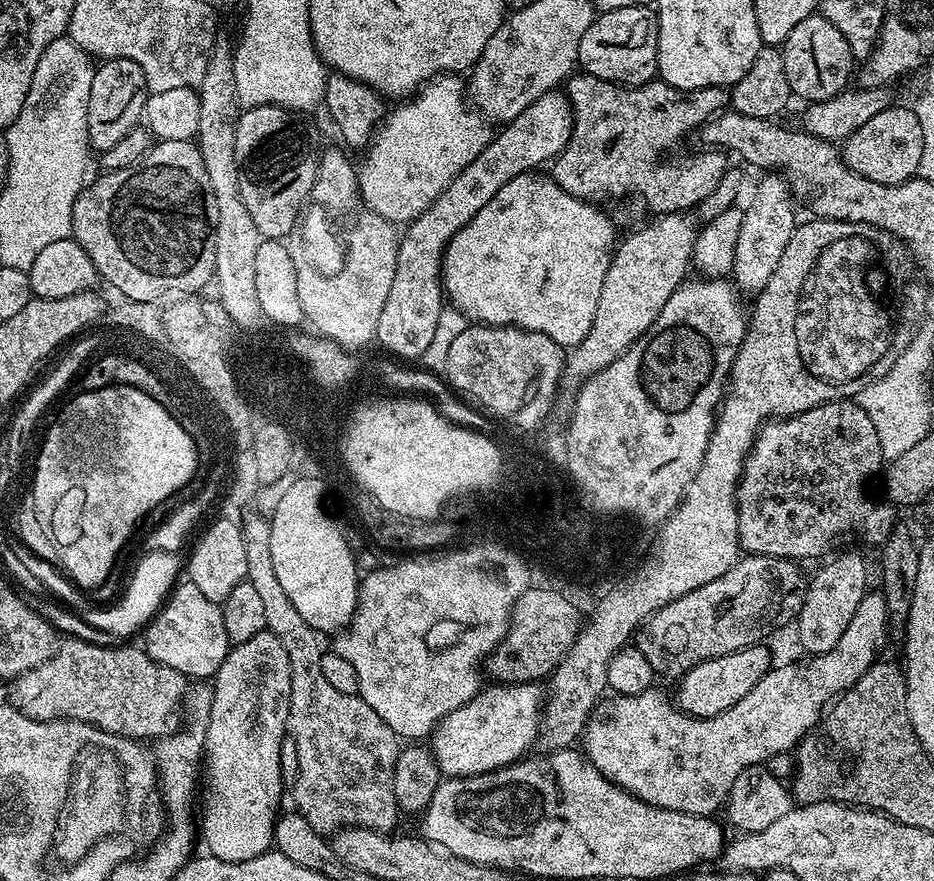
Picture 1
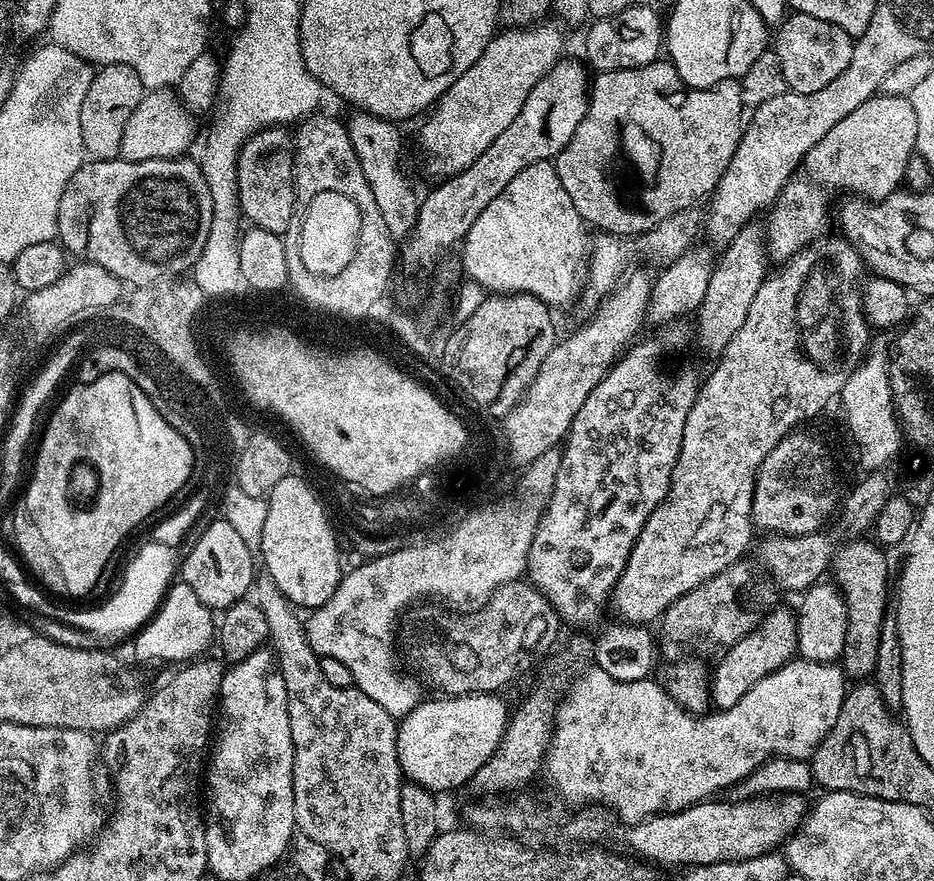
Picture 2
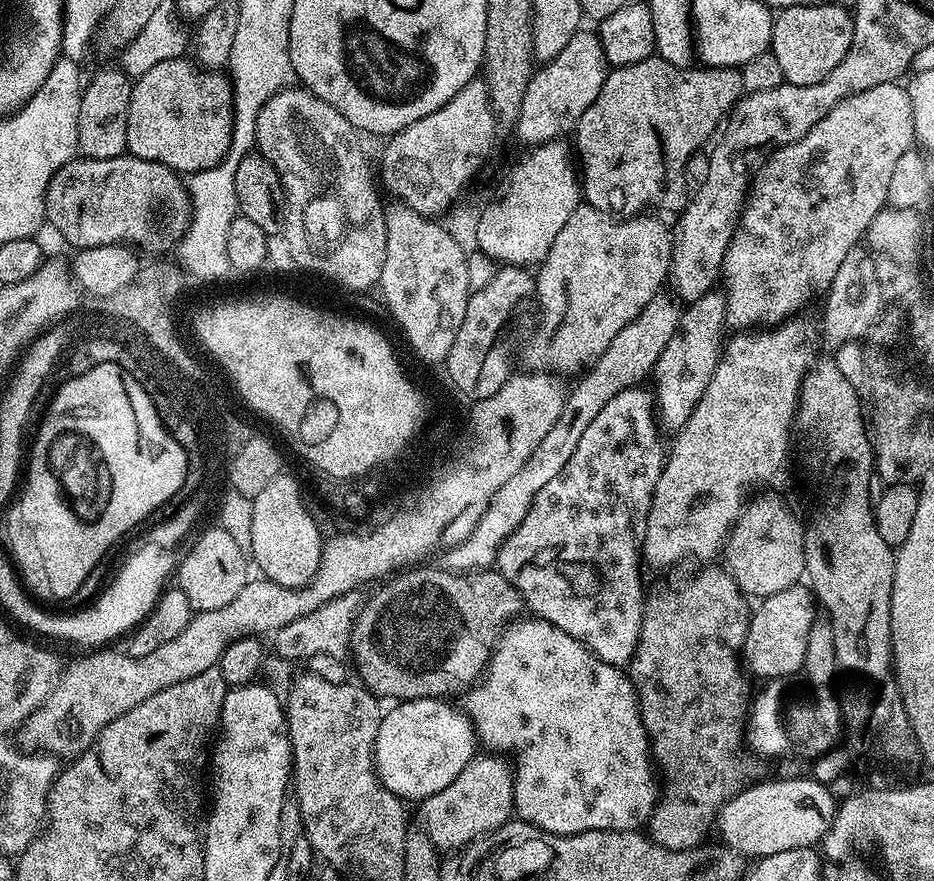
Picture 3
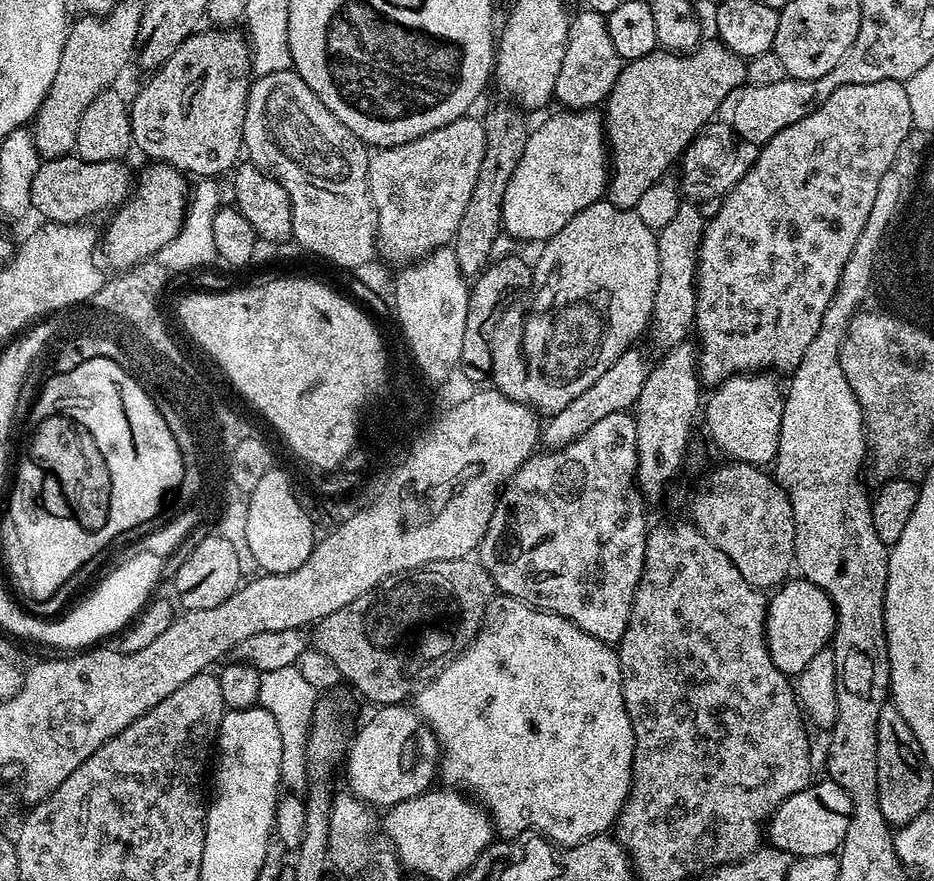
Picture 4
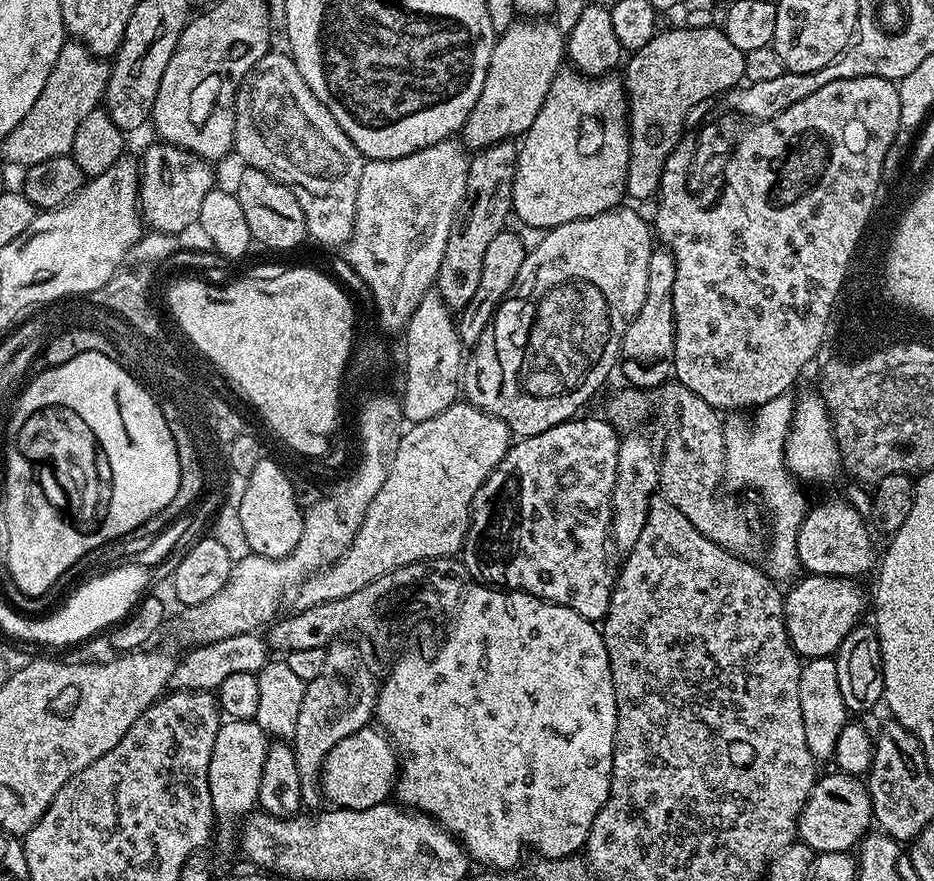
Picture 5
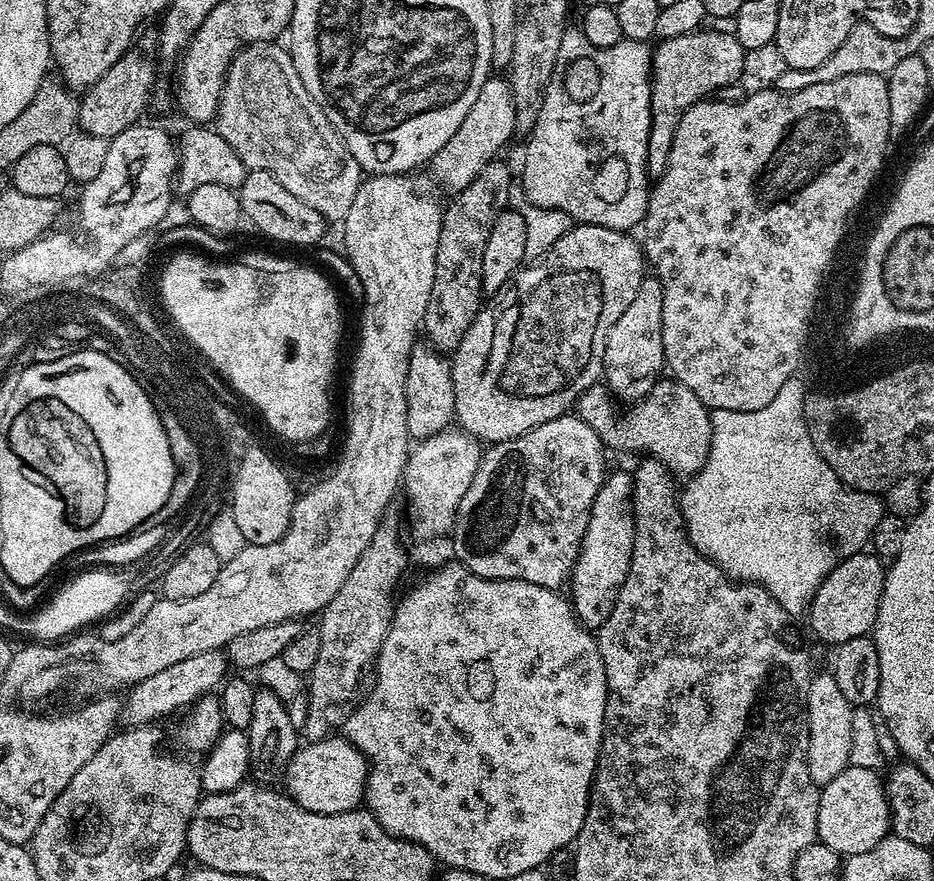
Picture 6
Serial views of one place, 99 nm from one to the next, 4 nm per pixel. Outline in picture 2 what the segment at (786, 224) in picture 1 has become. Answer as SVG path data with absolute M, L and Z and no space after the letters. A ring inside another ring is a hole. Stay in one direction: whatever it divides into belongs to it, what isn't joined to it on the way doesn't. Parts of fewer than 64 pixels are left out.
M753 222L740 229L732 240L729 240L724 252L712 270L712 277L706 288L706 296L702 298L699 308L694 313L696 319L696 336L700 344L708 352L719 354L742 330L742 322L746 322L746 314L750 314L750 302L754 302L754 294L762 286L769 275L769 261L766 259L766 232L759 223Z

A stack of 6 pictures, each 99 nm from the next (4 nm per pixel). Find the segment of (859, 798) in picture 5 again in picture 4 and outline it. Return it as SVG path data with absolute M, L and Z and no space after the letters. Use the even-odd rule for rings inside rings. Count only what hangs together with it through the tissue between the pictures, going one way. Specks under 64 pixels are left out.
M827 778L817 779L808 787L798 790L798 794L790 794L782 806L772 813L771 820L766 825L766 840L769 845L783 852L788 852L794 858L801 856L830 856L843 844L846 838L846 826L852 824L852 799L842 786Z

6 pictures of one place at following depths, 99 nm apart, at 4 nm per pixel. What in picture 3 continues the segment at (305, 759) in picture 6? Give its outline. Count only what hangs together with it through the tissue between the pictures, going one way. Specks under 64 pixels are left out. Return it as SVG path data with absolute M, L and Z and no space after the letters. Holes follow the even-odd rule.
M431 696L417 700L402 700L391 705L392 708L383 713L378 726L378 738L374 742L374 758L376 759L376 777L395 796L405 802L419 802L438 794L438 790L446 790L464 767L470 763L478 752L478 737L471 720L444 698Z

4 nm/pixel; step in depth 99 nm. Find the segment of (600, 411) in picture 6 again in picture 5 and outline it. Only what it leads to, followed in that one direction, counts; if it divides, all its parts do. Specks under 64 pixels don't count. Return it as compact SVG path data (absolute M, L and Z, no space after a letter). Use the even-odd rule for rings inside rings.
M665 382L651 392L643 388L623 386L616 388L604 404L603 419L607 420L617 433L632 434L652 416L652 407L660 411L668 437L662 444L660 462L660 487L663 499L670 501L702 535L710 538L735 556L755 561L756 555L766 548L766 524L756 517L752 504L739 504L736 500L723 500L719 496L720 480L725 479L724 455L728 453L724 445L724 420L721 413L710 407L694 390L678 382Z

